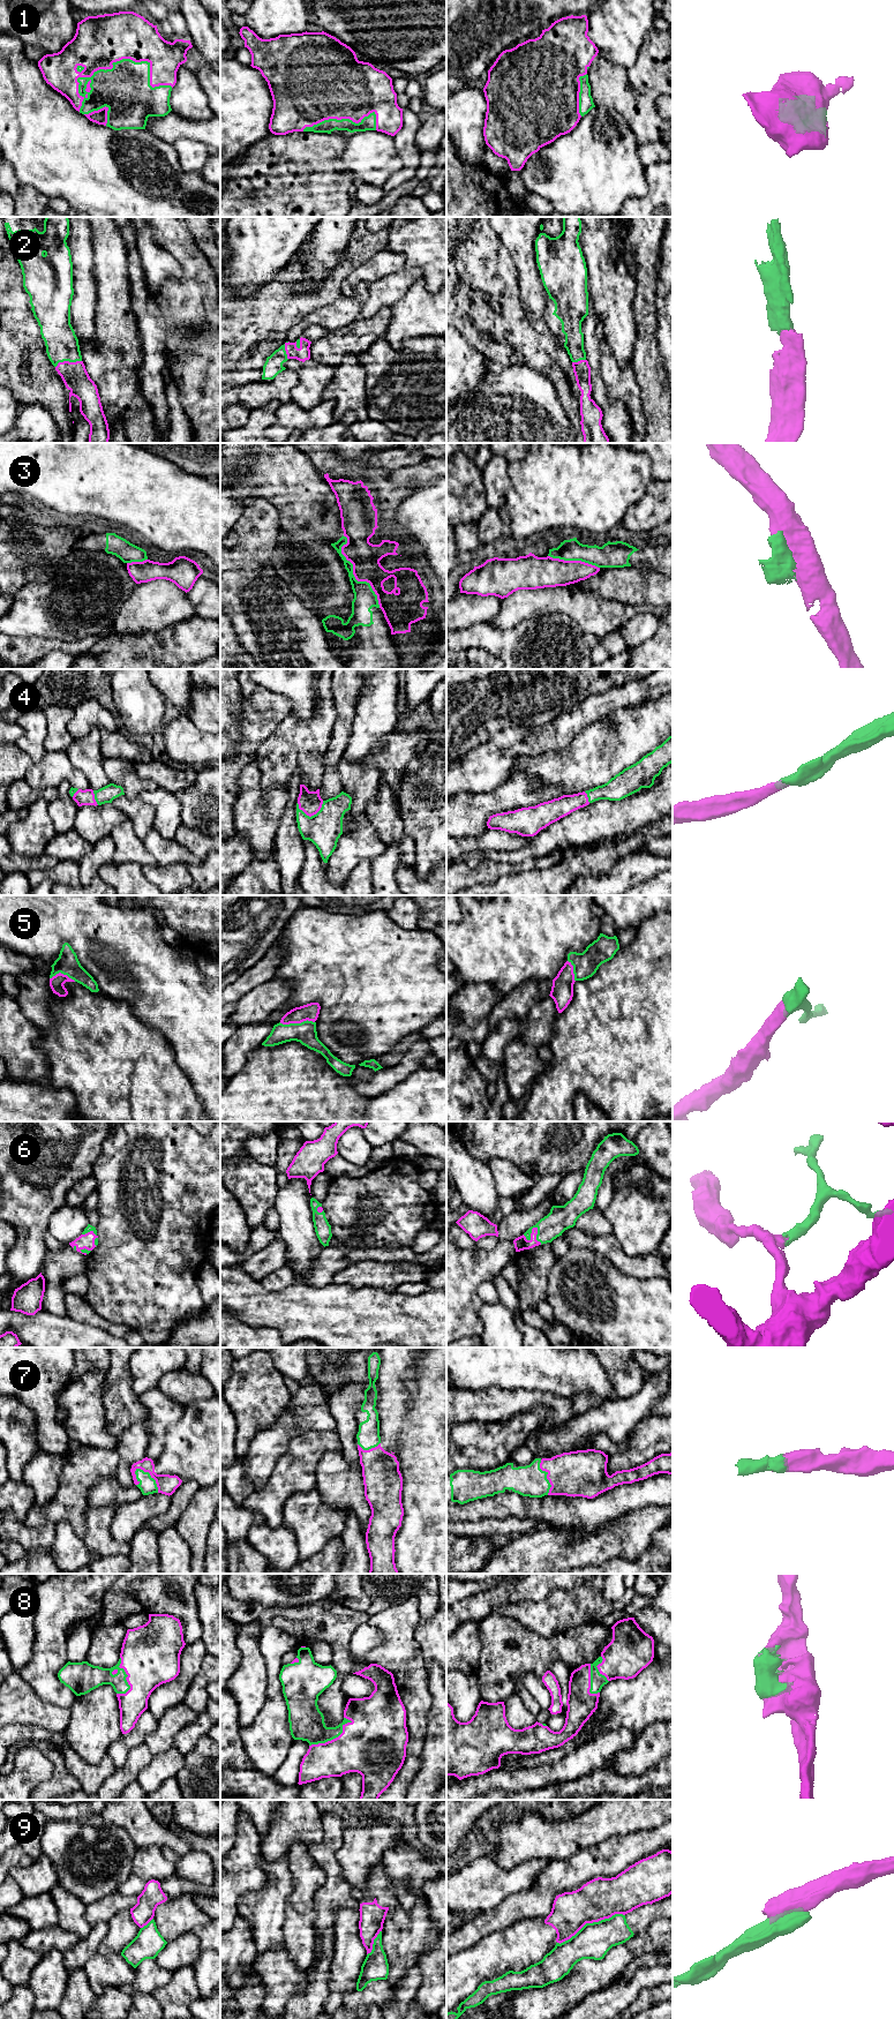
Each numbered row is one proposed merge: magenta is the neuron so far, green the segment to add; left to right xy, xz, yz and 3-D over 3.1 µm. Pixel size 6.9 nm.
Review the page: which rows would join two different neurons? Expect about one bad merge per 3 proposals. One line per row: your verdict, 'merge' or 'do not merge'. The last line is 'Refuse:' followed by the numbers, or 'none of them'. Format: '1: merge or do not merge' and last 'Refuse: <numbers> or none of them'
1: merge
2: merge
3: do not merge
4: merge
5: merge
6: merge
7: merge
8: merge
9: do not merge
Refuse: 3, 9

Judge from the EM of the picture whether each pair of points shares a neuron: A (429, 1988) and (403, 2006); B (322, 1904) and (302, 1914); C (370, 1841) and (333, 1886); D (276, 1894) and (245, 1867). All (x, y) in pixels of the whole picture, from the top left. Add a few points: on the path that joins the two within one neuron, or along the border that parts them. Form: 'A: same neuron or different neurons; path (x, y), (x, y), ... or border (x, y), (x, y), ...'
A: different neurons; border (421, 1972), (421, 1984), (413, 1999)
B: different neurons; border (325, 1882), (314, 1897), (315, 1935)
C: different neurons; border (338, 1848), (336, 1860), (340, 1874), (352, 1886)
D: different neurons; border (261, 1856), (258, 1867), (264, 1884), (240, 1898)

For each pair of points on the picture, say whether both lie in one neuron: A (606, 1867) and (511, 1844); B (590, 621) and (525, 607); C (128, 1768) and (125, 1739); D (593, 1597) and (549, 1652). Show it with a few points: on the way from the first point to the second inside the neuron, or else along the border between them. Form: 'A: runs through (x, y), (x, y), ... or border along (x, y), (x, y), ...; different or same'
A: border along (593, 1845), (580, 1849), (569, 1858), (550, 1860); different
B: runs through (573, 605), (541, 603); same
C: border along (143, 1743), (134, 1747), (126, 1762), (117, 1769); different
D: border along (594, 1622), (568, 1628), (551, 1637), (541, 1635); different

